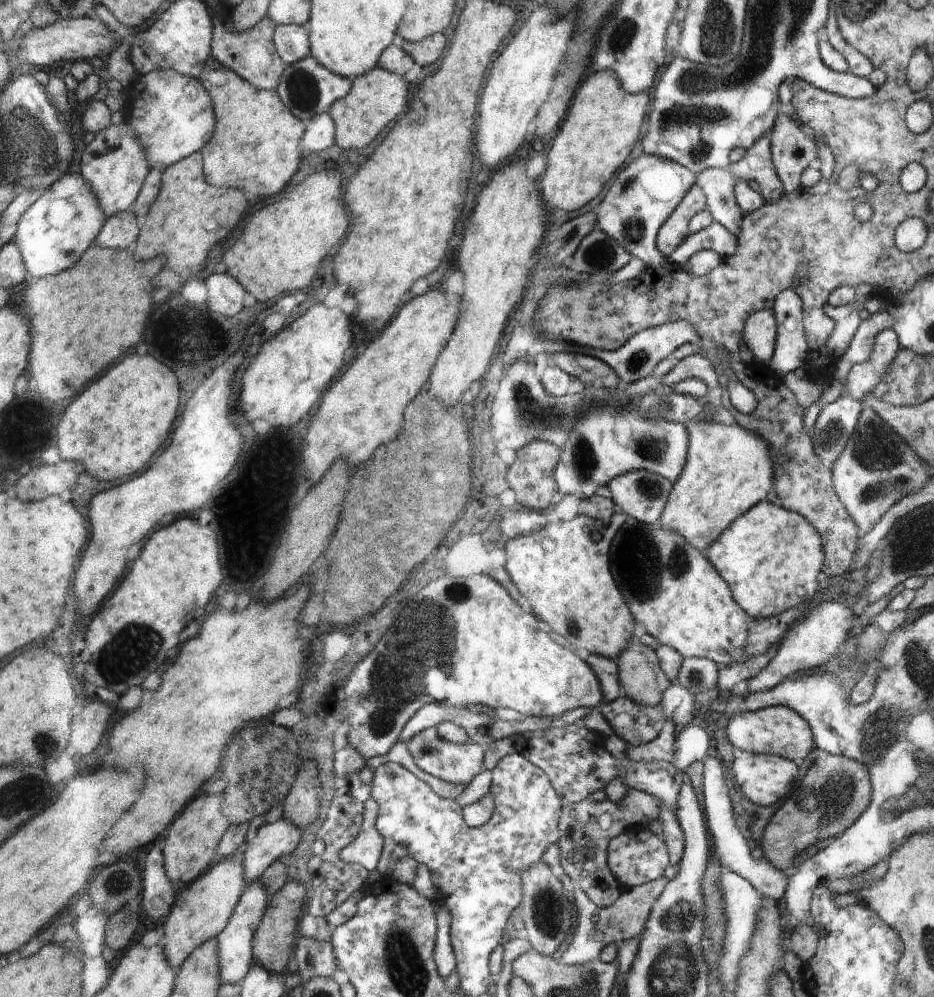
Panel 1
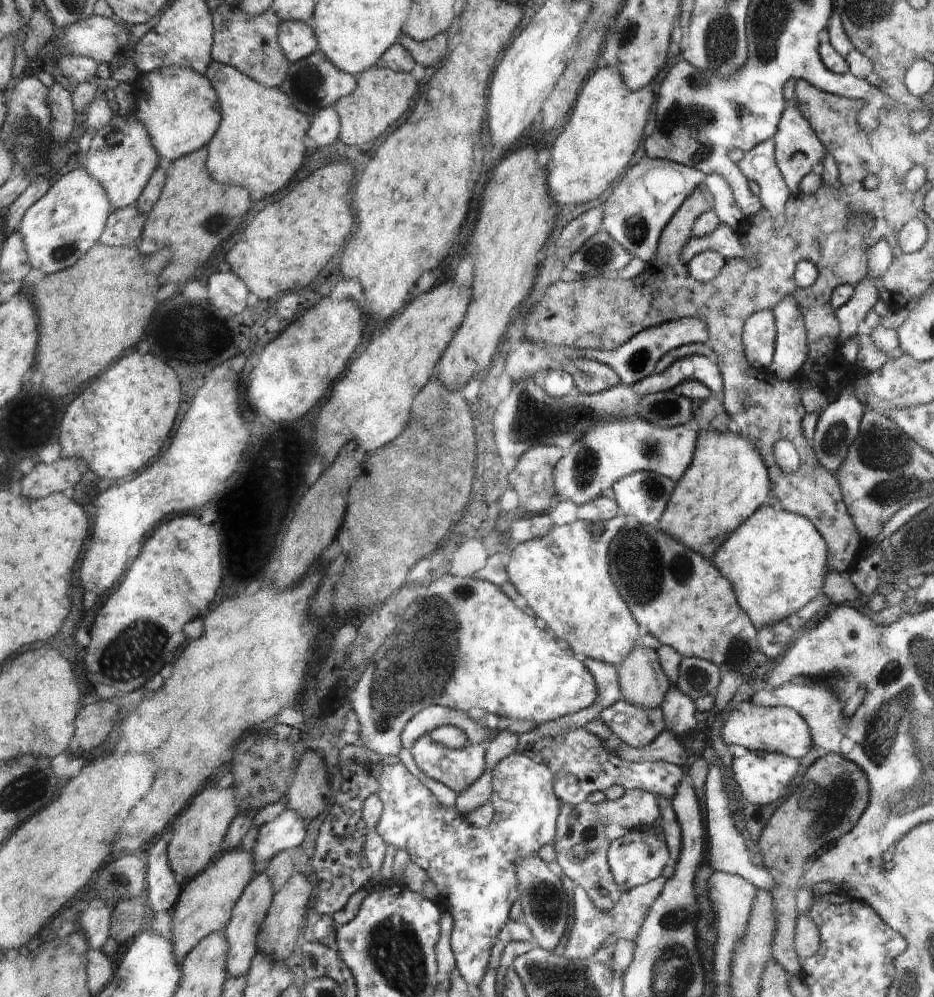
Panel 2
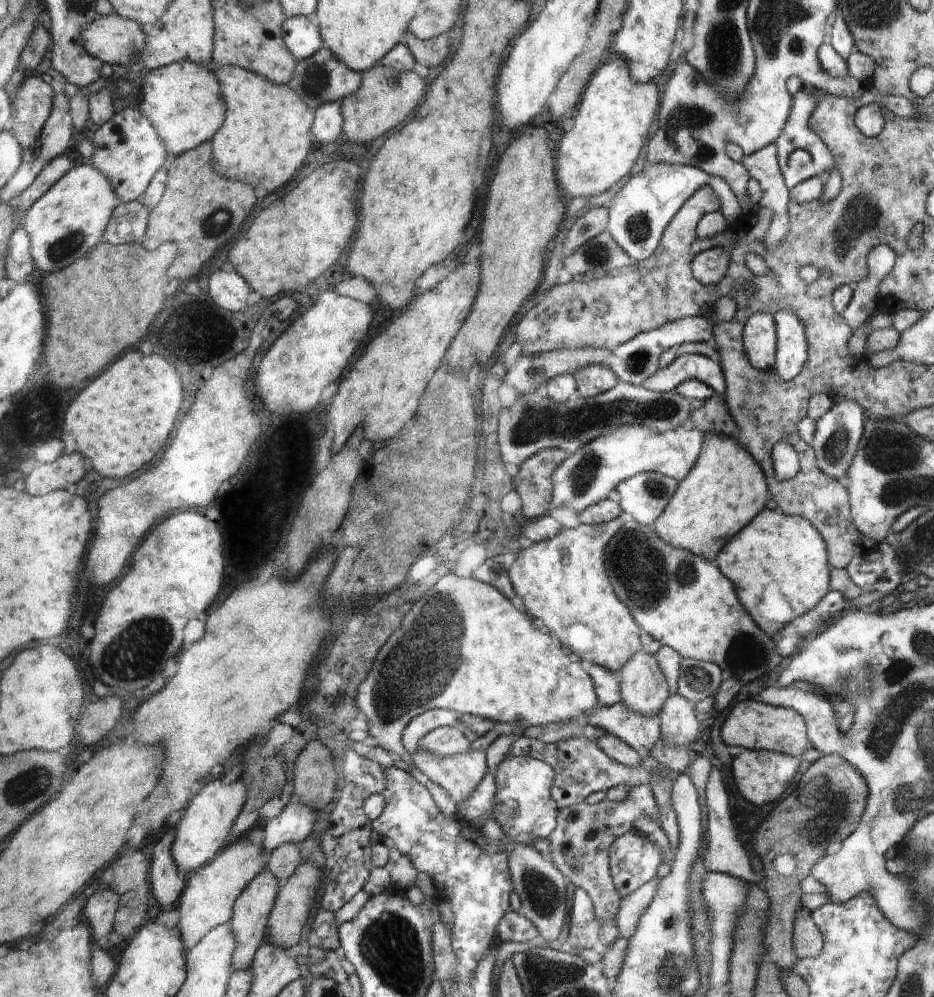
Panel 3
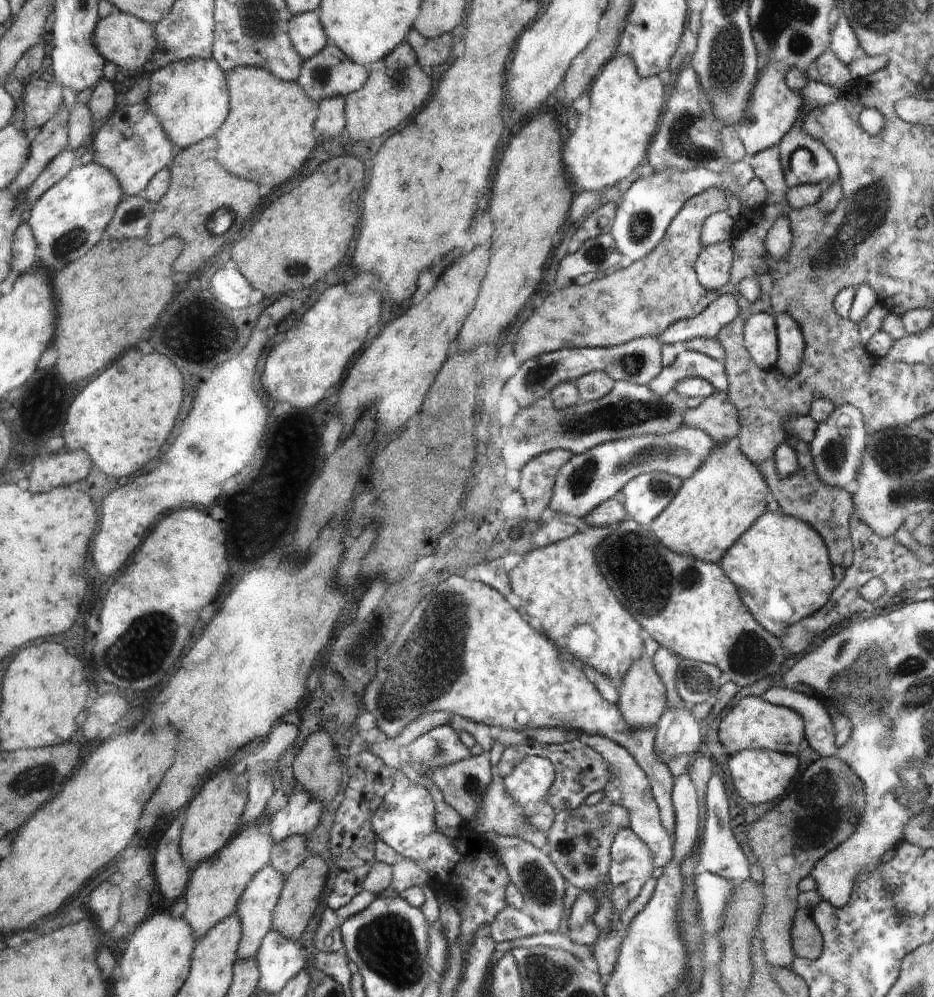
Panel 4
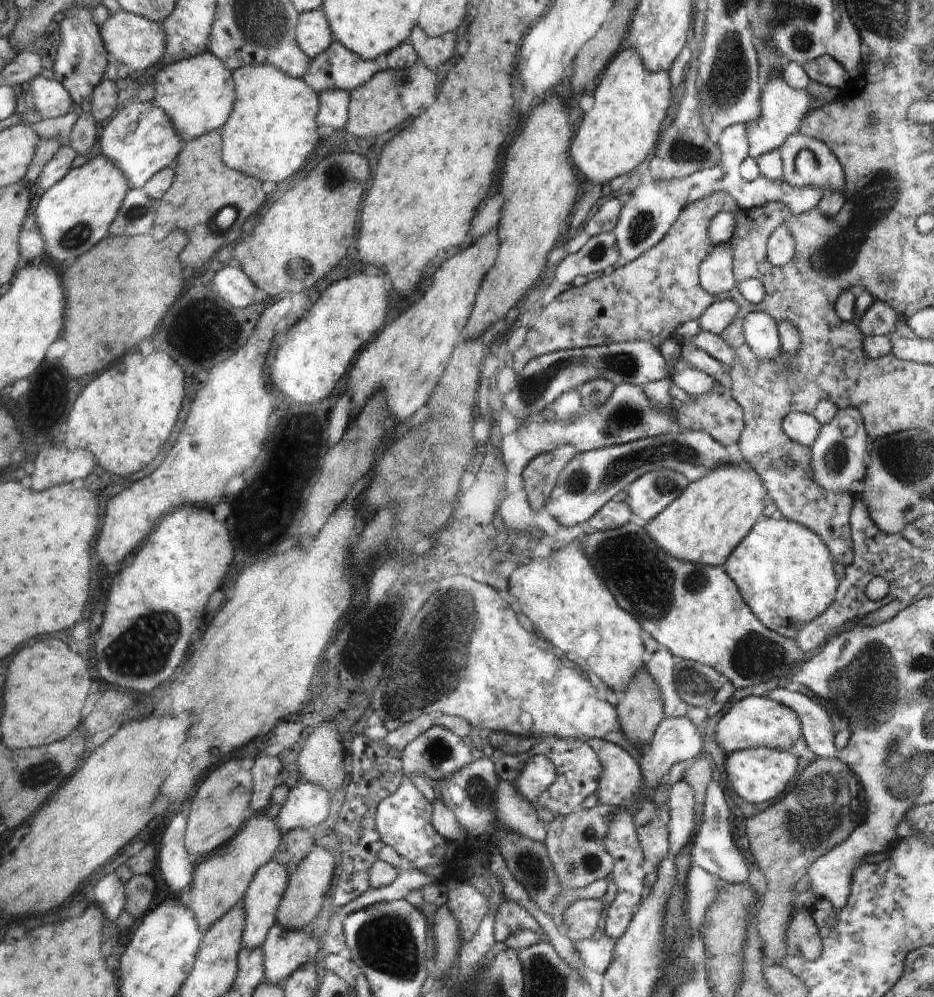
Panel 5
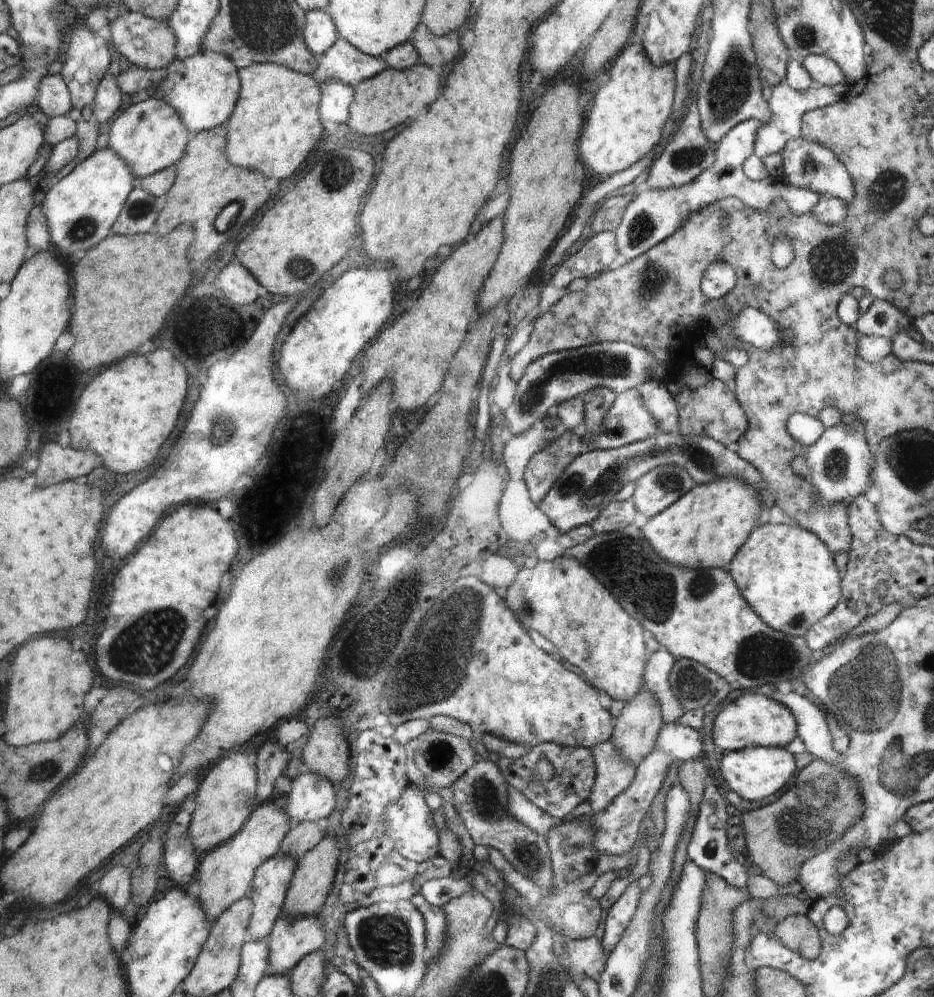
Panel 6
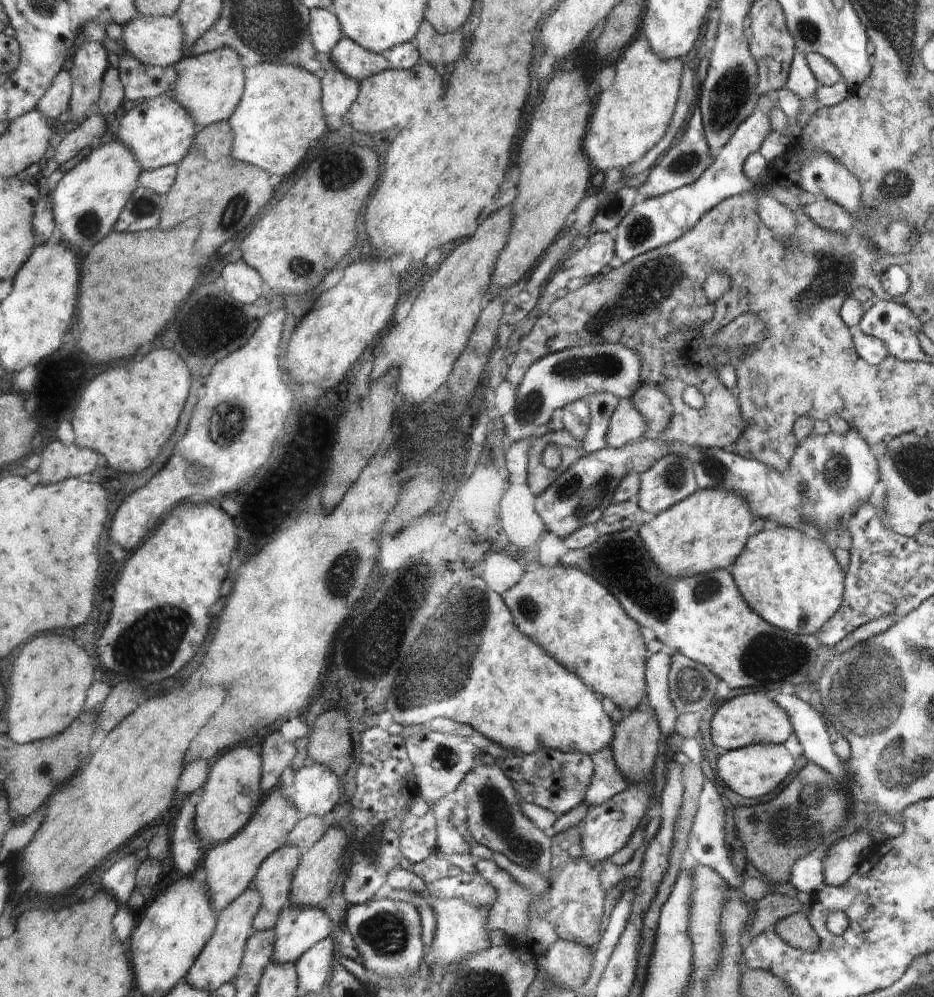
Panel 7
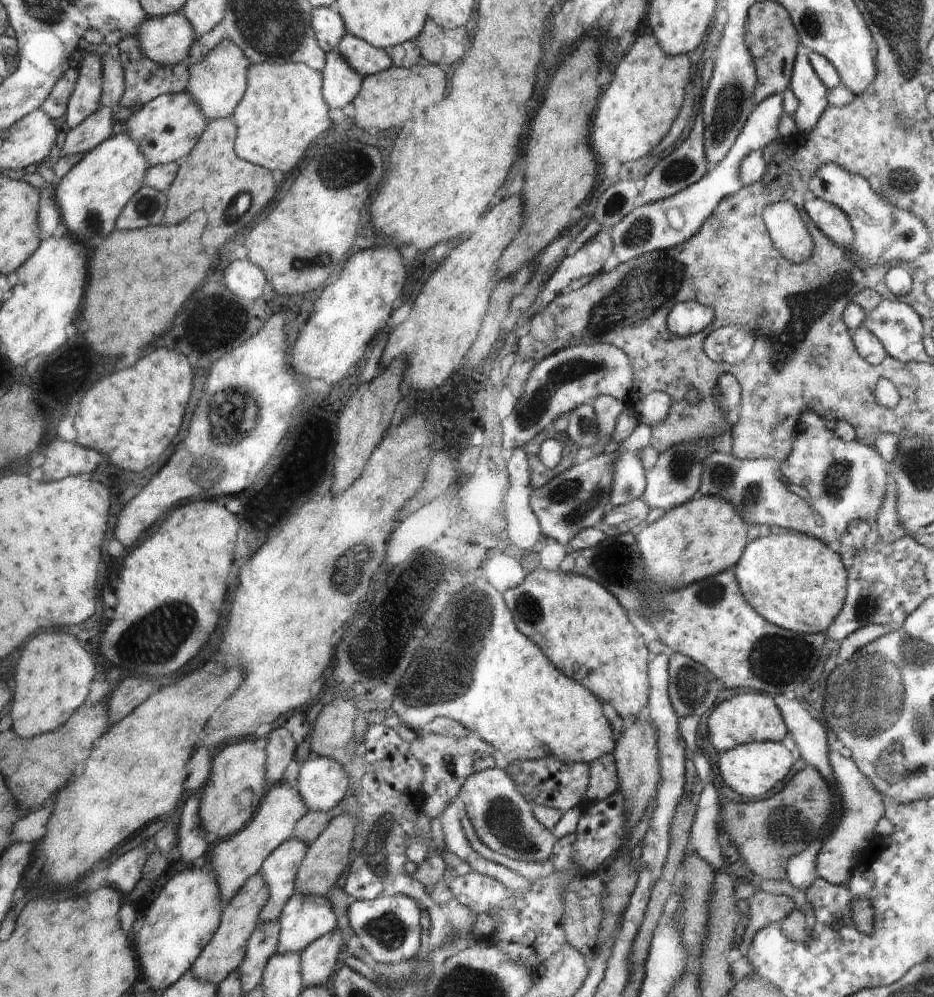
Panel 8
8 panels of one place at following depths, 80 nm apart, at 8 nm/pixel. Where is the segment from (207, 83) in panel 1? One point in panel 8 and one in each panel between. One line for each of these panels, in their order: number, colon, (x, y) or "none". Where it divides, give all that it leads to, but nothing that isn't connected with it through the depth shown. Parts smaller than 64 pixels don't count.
2: (261, 145)
3: (266, 136)
4: (271, 133)
5: (274, 109)
6: (275, 125)
7: (280, 113)
8: (283, 111)

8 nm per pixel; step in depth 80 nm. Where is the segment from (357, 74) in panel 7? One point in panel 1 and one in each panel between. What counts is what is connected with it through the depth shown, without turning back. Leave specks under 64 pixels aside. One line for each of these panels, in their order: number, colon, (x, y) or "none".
1: (307, 89)
2: (314, 83)
3: (322, 78)
4: (329, 73)
5: (338, 67)
6: (343, 61)

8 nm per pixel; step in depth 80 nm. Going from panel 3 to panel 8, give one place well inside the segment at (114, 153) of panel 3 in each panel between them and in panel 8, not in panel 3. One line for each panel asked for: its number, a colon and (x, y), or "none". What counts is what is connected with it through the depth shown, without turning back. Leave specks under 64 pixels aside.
4: (132, 143)
5: (140, 140)
6: (150, 135)
7: (159, 132)
8: (167, 129)

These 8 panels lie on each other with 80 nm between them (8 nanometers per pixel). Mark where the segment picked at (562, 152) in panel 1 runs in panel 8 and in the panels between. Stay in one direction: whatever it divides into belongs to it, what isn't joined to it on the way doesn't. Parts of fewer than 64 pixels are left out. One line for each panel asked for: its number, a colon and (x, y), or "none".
2: (607, 125)
3: (611, 124)
4: (612, 136)
5: (630, 101)
6: (625, 123)
7: (630, 117)
8: (636, 111)

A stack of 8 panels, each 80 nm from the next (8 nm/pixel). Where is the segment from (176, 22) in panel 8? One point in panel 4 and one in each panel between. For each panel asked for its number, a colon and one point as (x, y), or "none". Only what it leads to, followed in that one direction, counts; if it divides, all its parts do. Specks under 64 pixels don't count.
4: (130, 42)
5: (139, 42)
6: (148, 43)
7: (158, 41)

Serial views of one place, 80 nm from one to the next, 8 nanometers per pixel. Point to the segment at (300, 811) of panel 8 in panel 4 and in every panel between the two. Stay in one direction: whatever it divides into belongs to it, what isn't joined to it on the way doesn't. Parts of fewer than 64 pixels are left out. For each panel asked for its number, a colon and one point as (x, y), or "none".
4: (215, 888)
5: (221, 881)
6: (225, 875)
7: (231, 866)

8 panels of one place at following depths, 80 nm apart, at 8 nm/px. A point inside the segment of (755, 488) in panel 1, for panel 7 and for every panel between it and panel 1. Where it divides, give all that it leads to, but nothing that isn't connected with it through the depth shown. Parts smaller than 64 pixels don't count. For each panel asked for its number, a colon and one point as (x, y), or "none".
2: (727, 481)
3: (727, 489)
4: (718, 504)
5: (704, 525)
6: (707, 527)
7: (708, 530)

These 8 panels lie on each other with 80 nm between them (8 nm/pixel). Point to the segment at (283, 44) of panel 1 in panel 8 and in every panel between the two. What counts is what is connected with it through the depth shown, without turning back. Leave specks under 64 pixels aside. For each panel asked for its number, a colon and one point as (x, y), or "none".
2: (298, 40)
3: (303, 38)
4: (307, 33)
5: (314, 34)
6: (320, 33)
7: (326, 31)
8: (330, 29)

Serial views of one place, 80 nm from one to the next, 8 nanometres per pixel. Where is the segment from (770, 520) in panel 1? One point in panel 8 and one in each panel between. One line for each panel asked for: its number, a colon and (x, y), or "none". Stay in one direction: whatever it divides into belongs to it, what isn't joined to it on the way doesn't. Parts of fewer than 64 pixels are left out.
2: (777, 560)
3: (779, 561)
4: (781, 564)
5: (786, 576)
6: (787, 575)
7: (790, 576)
8: (798, 583)

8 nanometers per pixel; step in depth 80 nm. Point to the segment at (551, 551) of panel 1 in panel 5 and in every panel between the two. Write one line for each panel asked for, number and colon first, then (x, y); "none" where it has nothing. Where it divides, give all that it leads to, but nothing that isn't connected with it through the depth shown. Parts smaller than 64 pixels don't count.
2: (563, 575)
3: (562, 581)
4: (561, 585)
5: (563, 593)

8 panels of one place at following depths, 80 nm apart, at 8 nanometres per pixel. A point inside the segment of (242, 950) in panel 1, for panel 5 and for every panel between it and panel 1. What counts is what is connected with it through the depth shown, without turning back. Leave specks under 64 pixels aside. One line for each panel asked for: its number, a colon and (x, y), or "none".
2: (247, 919)
3: (251, 910)
4: (259, 899)
5: (269, 885)

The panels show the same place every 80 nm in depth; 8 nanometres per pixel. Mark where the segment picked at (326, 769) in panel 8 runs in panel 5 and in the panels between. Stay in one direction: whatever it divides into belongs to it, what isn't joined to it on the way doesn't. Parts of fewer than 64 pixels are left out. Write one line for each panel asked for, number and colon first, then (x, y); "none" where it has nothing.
5: (307, 805)
6: (311, 798)
7: (317, 788)

